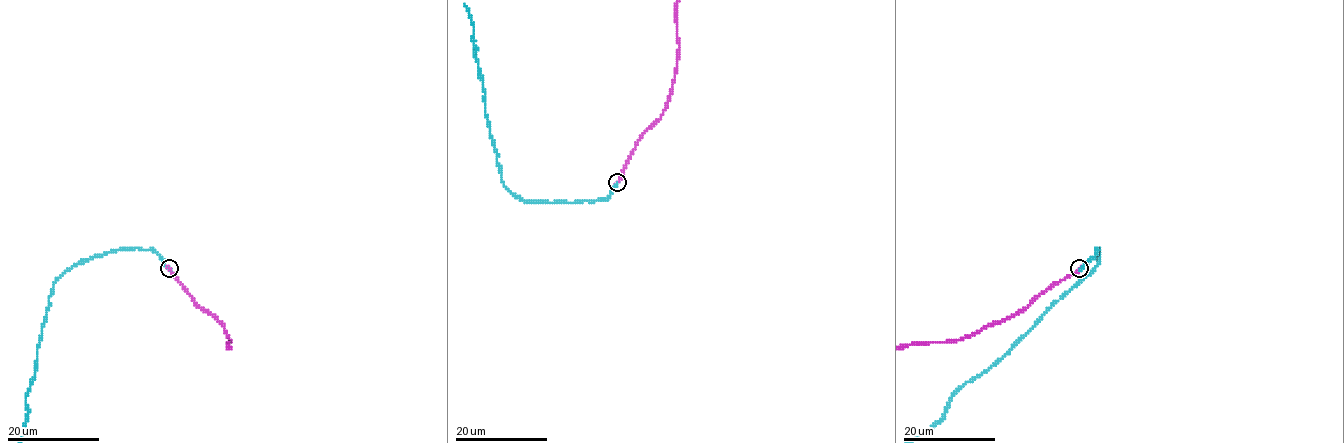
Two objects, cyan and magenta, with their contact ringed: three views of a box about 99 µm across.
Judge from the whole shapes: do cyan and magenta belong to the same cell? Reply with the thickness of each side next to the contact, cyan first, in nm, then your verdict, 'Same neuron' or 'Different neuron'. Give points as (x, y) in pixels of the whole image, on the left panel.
Thickness 360 nm (cyan) against 360 nm. Same neuron

